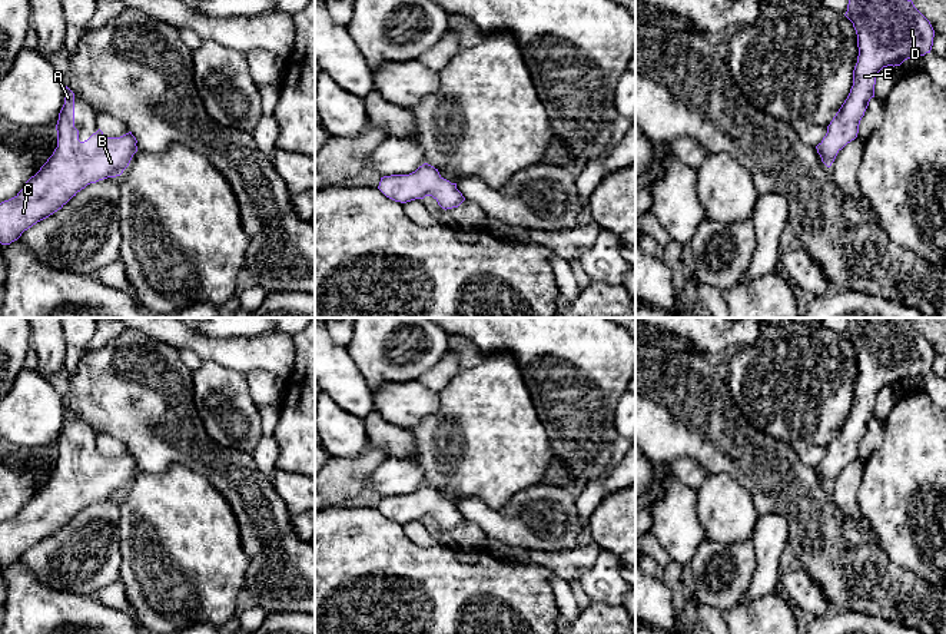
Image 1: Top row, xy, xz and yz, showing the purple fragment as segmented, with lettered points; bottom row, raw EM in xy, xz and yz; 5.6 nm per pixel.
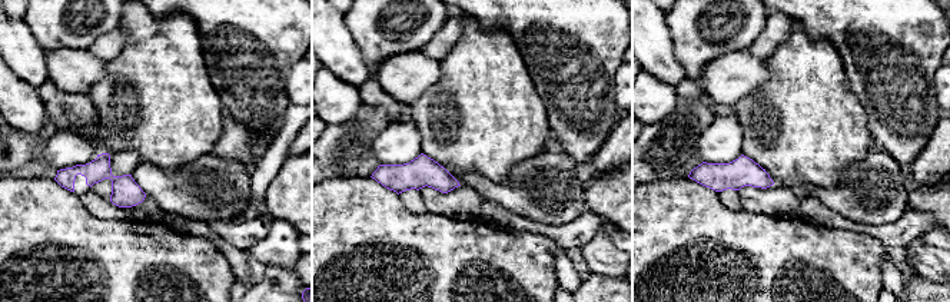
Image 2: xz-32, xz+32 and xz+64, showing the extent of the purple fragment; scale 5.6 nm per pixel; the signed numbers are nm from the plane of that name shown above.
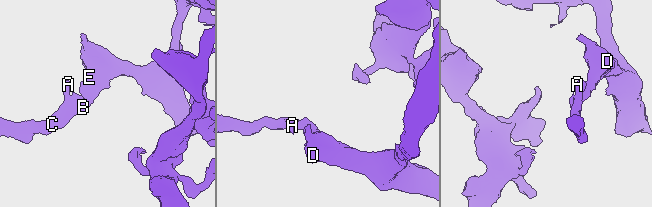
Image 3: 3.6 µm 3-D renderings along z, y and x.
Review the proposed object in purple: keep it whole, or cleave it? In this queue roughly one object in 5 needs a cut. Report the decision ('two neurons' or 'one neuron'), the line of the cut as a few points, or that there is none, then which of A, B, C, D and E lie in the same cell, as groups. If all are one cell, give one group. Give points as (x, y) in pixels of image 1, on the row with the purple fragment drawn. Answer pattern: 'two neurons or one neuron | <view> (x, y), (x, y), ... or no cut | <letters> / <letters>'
one neuron | no cut | A B C D E

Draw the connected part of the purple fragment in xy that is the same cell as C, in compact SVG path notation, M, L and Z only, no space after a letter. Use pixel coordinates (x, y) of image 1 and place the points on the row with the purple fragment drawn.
M67 86L56 130L57 147L53 155L14 197L0 203L1 245L10 245L17 240L24 230L62 209L87 185L120 176L137 152L137 140L132 132L120 137L106 137L99 129L87 140L80 142L79 130L74 127L74 93Z

